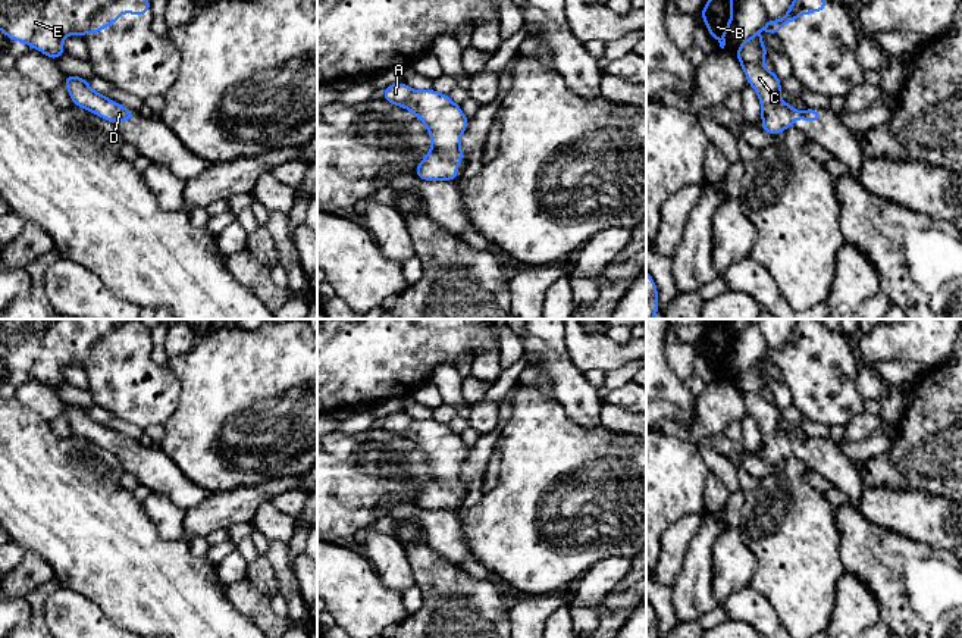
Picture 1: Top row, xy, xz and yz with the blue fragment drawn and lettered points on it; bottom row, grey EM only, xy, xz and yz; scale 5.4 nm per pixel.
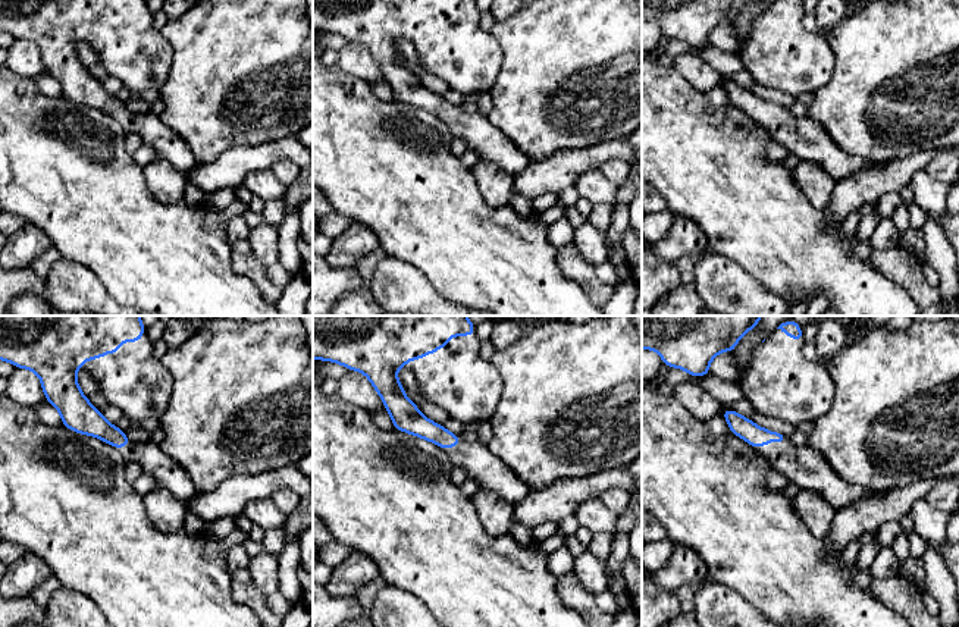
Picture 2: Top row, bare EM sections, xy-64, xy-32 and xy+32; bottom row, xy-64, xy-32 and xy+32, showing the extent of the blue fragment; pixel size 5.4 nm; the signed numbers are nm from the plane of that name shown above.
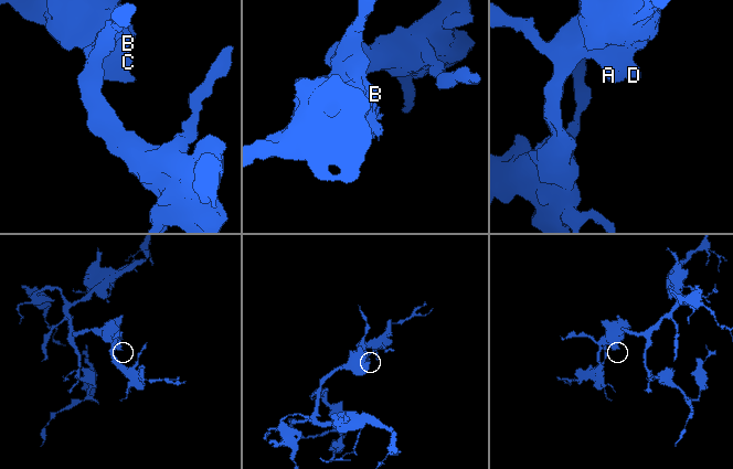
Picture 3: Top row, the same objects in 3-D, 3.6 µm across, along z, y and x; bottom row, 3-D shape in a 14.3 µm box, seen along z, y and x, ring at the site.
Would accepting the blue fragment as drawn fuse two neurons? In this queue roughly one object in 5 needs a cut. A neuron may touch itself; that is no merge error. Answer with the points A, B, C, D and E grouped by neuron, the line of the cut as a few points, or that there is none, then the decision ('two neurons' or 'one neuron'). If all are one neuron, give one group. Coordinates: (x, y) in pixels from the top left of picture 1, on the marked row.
A B C D E; no cut; one neuron

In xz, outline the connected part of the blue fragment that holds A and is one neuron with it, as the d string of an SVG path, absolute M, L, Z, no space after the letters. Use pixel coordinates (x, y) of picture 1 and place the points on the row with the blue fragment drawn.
M404 82L383 88L383 100L408 109L429 129L430 151L417 165L414 175L423 181L454 181L458 163L466 157L460 138L470 121L460 104L436 90L417 91Z

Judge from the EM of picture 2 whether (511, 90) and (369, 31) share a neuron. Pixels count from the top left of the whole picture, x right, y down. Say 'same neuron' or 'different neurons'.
different neurons

